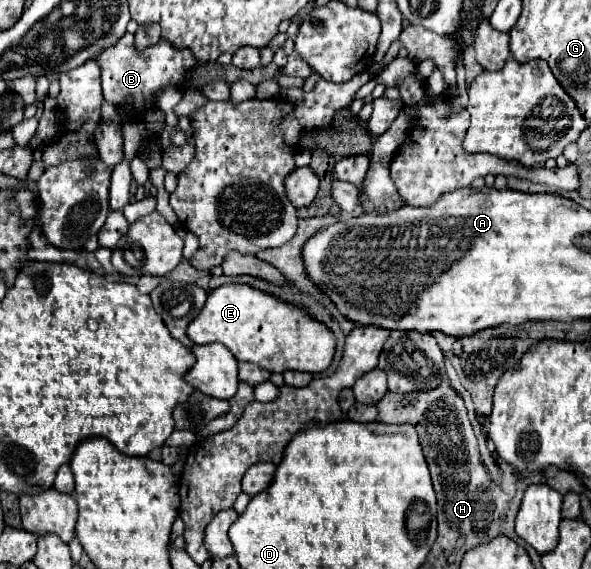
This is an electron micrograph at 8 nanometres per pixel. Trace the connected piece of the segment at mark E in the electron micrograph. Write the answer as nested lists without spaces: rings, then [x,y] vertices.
[[[223,284],[211,290],[203,310],[187,326],[187,336],[195,344],[221,342],[239,362],[253,362],[269,372],[299,370],[317,374],[327,370],[335,354],[335,336],[327,326],[247,284]]]

